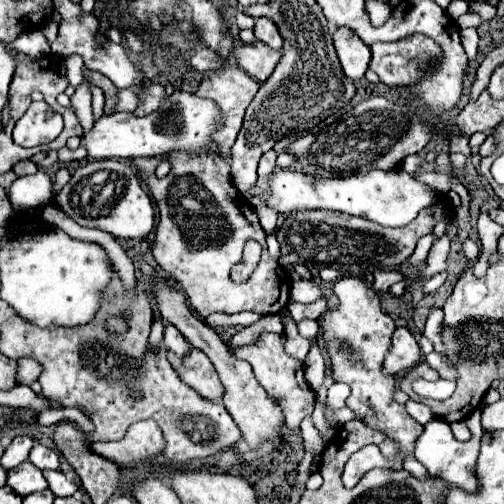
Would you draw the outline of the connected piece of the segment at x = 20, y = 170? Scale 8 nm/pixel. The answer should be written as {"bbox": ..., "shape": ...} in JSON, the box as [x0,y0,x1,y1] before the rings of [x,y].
{"bbox":[13,160,38,177],"shape":[[[31,160],[18,162],[14,165],[13,171],[18,177],[32,175],[38,171],[37,165]]]}

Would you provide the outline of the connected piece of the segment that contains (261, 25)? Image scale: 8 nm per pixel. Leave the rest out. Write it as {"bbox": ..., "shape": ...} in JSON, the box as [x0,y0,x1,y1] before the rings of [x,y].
{"bbox":[254,18,282,50],"shape":[[[256,18],[254,24],[254,36],[264,42],[266,46],[270,46],[272,50],[282,50],[282,36],[276,28],[276,24],[268,18]]]}

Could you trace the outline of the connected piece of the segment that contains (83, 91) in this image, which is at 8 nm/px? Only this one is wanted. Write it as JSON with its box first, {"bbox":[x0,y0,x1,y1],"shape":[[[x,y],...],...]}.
{"bbox":[72,80,94,134],"shape":[[[84,80],[84,84],[80,84],[76,88],[74,96],[72,96],[72,108],[76,112],[78,122],[84,128],[84,134],[94,126],[94,118],[92,118],[92,96],[90,96],[88,86],[90,86],[90,82]]]}

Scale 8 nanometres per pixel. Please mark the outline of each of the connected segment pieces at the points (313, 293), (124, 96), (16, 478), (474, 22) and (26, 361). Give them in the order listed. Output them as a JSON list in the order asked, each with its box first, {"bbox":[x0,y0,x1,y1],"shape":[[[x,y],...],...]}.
[{"bbox":[290,280,318,302],"shape":[[[296,280],[290,286],[290,300],[294,302],[314,302],[318,298],[318,284],[316,282],[304,282]]]},{"bbox":[116,90,138,112],"shape":[[[120,90],[120,96],[118,96],[118,104],[116,104],[116,110],[118,112],[134,112],[138,106],[138,98],[132,90]]]},{"bbox":[8,460,48,496],"shape":[[[28,460],[22,462],[20,466],[16,466],[12,472],[8,472],[8,486],[18,496],[26,496],[26,494],[32,494],[32,492],[48,488],[42,472]]]},{"bbox":[456,13,482,29],"shape":[[[466,13],[456,20],[456,25],[459,29],[466,29],[468,27],[477,28],[482,22],[482,19],[477,14]]]},{"bbox":[16,358,40,384],"shape":[[[20,358],[18,360],[18,370],[16,370],[16,380],[18,384],[32,384],[40,376],[40,364],[34,358]]]}]

